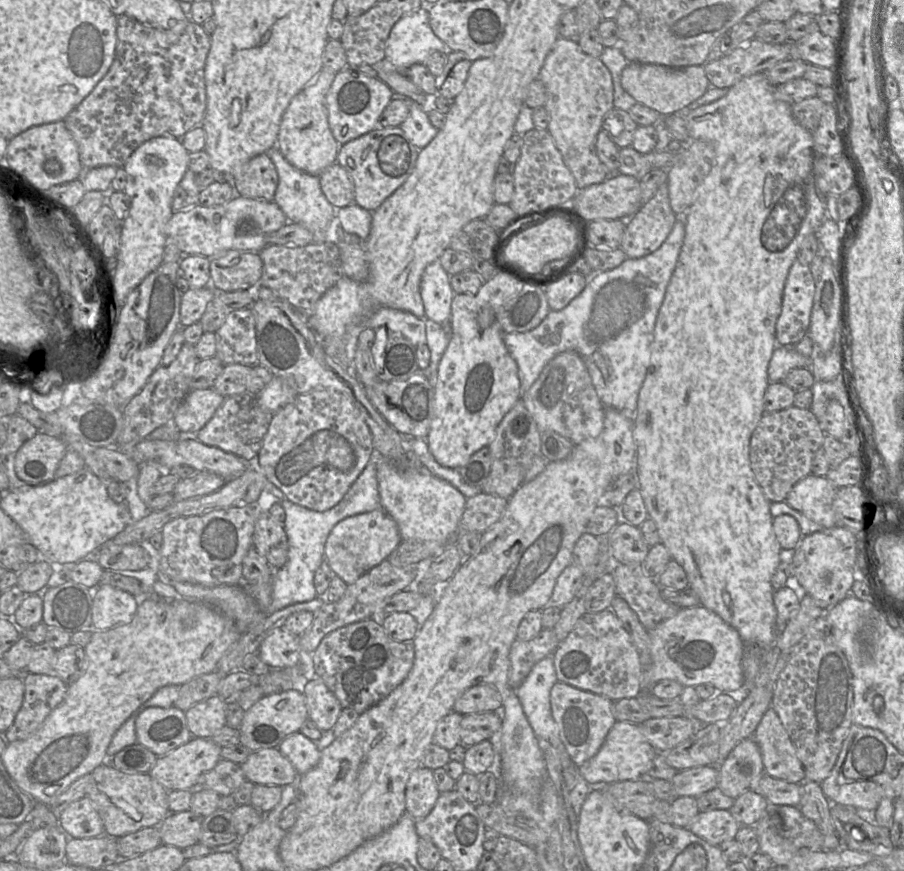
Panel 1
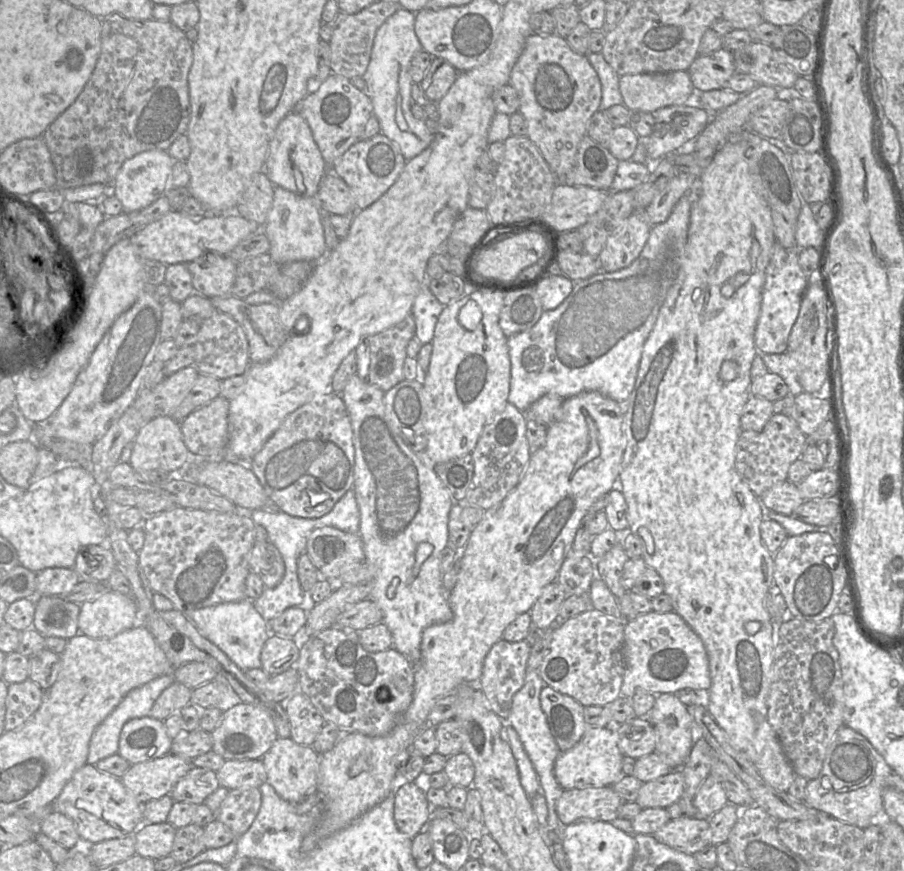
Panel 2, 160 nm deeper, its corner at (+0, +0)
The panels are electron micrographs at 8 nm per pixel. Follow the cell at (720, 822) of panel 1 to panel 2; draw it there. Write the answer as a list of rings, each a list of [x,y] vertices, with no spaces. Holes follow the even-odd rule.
[[[684,817],[669,820],[652,835],[658,842],[692,855],[710,845],[711,831],[707,819]]]

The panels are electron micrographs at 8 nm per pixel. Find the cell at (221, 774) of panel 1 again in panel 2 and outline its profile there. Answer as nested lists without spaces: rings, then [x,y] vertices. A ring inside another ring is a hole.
[[[192,767],[169,795],[174,802],[203,804],[204,800],[220,787],[215,771]]]

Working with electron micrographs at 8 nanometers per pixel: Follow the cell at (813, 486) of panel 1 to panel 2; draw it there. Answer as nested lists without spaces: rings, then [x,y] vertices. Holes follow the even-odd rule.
[[[790,481],[773,485],[760,497],[764,508],[784,515],[791,515],[805,501],[798,486]]]

